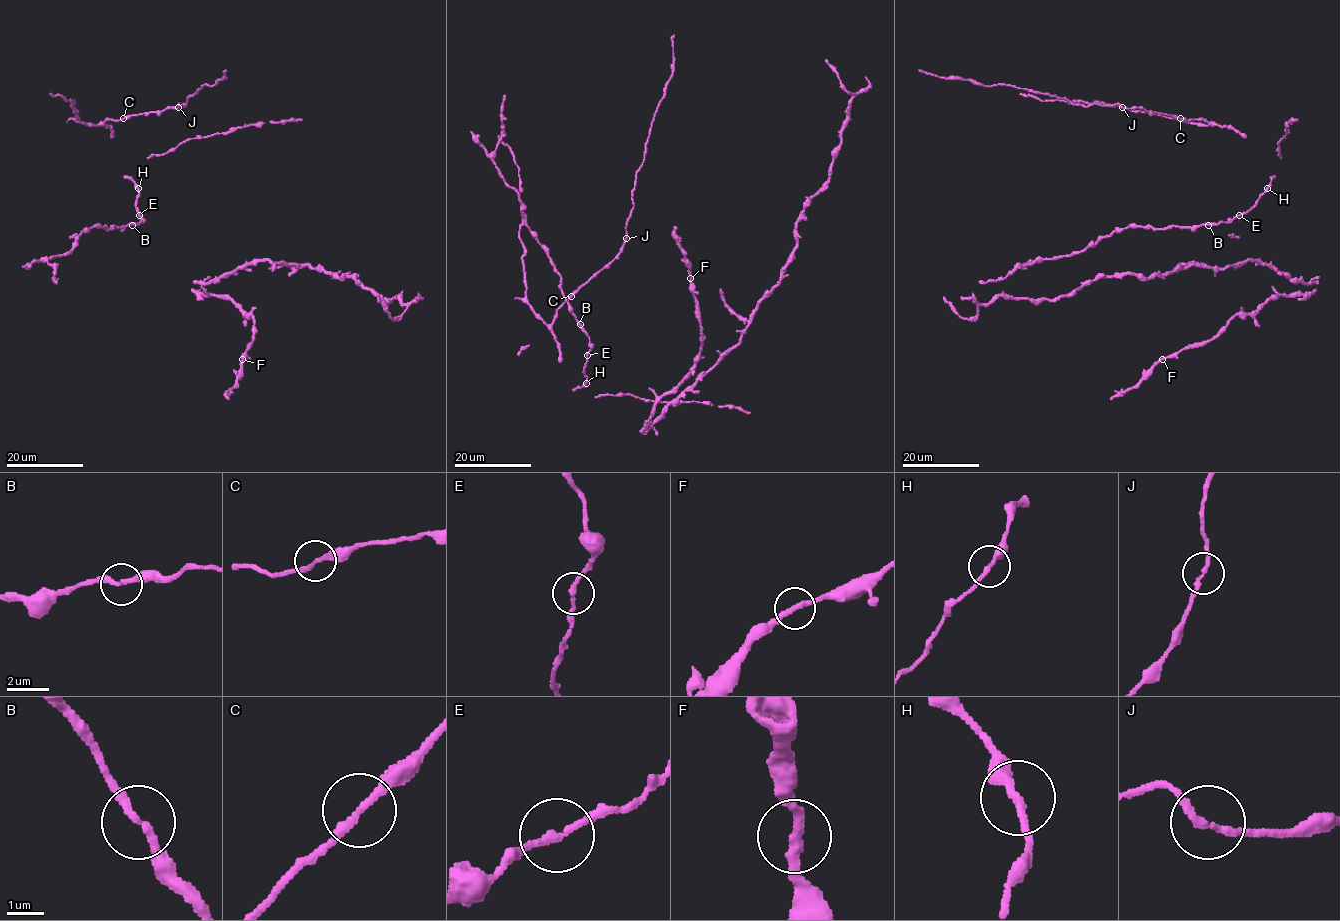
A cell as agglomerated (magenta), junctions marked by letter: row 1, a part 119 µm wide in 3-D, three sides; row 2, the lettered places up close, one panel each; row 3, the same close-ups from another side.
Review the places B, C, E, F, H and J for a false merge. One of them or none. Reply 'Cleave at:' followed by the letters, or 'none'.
Cleave at: none

